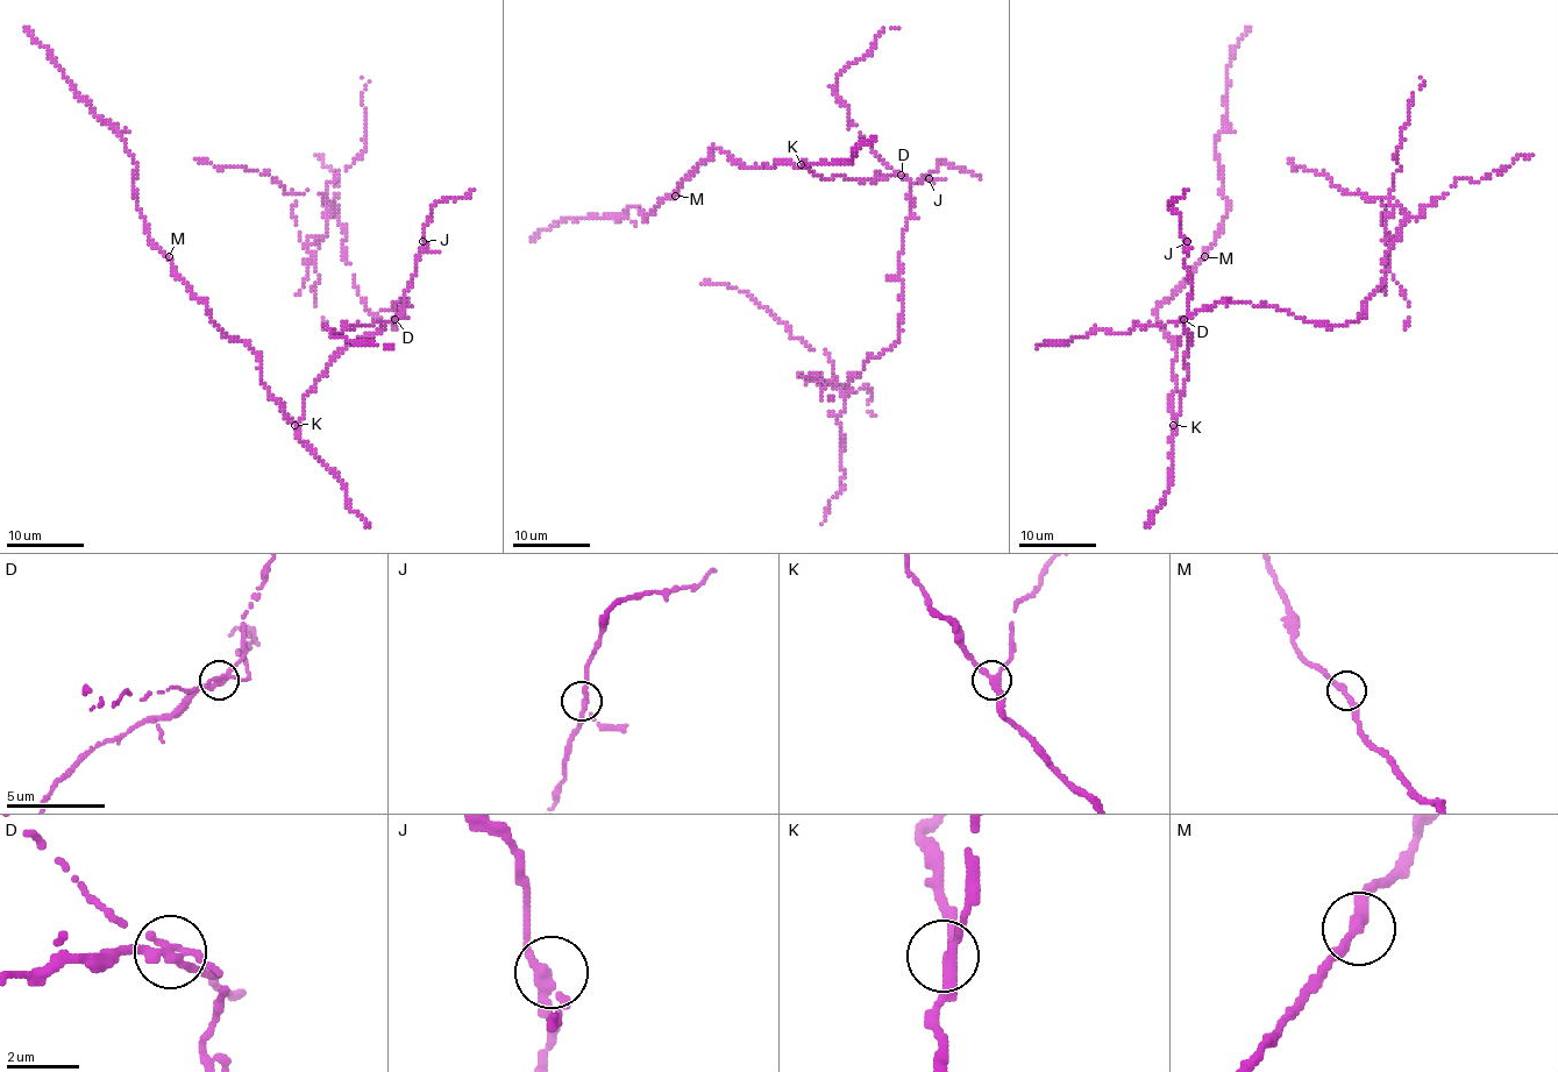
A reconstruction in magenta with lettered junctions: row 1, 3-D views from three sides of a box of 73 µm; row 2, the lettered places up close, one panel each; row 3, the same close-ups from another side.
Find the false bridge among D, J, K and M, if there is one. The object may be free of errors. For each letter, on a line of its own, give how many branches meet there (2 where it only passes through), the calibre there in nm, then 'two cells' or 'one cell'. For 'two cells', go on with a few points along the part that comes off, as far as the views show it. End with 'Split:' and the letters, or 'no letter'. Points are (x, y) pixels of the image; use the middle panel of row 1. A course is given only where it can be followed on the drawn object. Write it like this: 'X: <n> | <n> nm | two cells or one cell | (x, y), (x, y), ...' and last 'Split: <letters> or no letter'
D: 3 | 260 nm | two cells | (902, 175), (913, 182), (913, 207), (900, 338), (849, 376), (844, 399), (826, 350), (745, 291), (701, 283)
J: 3 | 240 nm | one cell
K: 3 | 320 nm | one cell
M: 2 | 300 nm | one cell
Split: D

